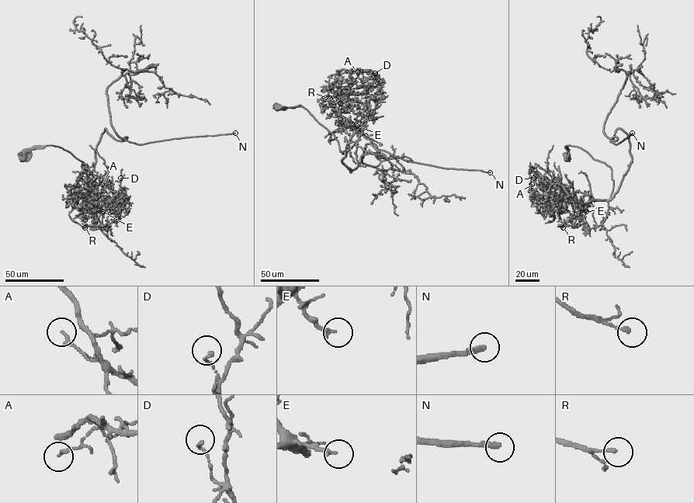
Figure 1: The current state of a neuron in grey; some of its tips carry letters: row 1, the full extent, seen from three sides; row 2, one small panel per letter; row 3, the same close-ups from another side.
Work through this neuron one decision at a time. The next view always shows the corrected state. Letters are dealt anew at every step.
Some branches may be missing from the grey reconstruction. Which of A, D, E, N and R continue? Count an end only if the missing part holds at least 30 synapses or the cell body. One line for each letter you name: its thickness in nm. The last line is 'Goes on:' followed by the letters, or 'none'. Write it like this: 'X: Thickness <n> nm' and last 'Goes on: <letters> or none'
E: Thickness 190 nm
N: Thickness 260 nm
Goes on: E, N

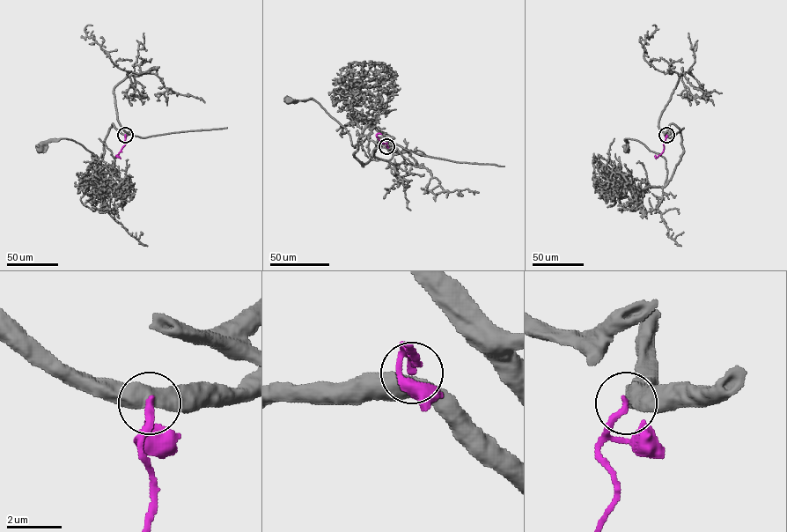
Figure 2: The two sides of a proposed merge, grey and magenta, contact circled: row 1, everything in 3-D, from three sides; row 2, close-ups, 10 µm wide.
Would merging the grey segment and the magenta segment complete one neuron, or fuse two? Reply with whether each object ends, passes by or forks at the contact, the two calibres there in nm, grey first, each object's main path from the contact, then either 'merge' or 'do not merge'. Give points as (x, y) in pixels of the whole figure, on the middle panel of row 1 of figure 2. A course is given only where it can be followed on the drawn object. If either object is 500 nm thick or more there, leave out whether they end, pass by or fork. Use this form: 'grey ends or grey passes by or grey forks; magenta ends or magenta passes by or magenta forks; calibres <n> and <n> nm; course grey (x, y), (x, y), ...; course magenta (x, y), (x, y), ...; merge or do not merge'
calibres 500 and 280 nm; course grey (387, 146), (375, 149), (363, 166), (354, 155), (357, 144), (352, 144), (346, 129), (319, 103), (290, 100); course magenta (387, 146), (387, 143), (382, 143), (377, 136), (378, 133), (381, 134); do not merge

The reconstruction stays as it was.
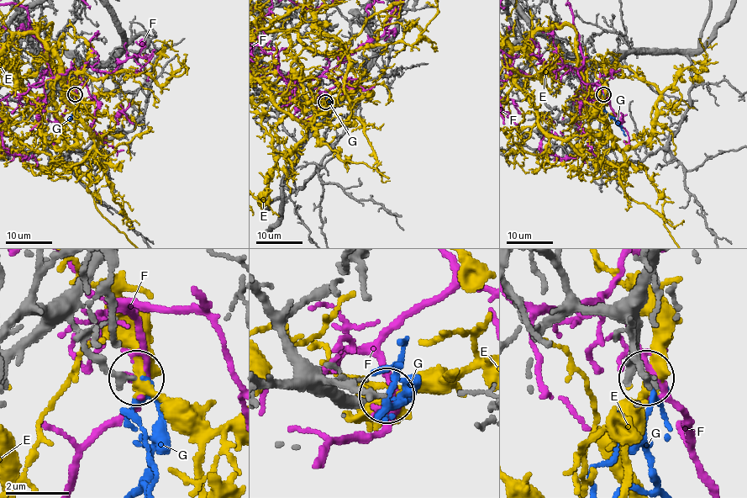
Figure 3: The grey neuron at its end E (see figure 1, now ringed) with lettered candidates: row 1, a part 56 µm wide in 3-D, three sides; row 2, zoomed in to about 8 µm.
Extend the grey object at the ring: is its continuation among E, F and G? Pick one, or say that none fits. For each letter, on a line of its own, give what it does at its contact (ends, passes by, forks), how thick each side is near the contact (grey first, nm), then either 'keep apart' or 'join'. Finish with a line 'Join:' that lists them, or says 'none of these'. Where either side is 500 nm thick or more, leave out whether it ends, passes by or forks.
E: it passes by | 200/380 nm | keep apart
F: it forks | 240/100 nm | keep apart
G: it passes by | 190/150 nm | join
Join: G

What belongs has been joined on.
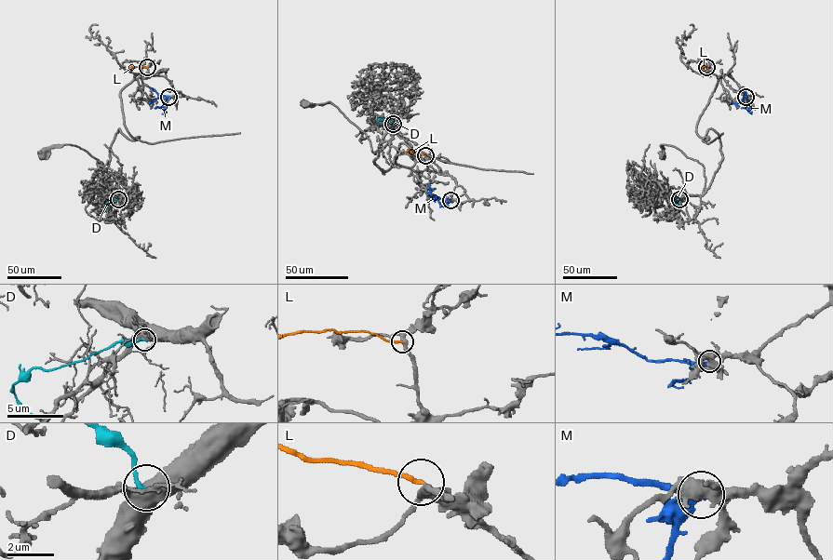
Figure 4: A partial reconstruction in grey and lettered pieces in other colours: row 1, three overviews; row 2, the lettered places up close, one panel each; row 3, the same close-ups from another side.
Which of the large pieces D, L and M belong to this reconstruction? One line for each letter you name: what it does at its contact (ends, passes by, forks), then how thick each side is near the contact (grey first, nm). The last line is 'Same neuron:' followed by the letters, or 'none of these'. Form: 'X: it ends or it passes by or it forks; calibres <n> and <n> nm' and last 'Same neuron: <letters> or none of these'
L: it ends; calibres 280 and 200 nm
Same neuron: L

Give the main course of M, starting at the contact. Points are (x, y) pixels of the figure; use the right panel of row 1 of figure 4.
M: (745, 97), (741, 101), (733, 103)

